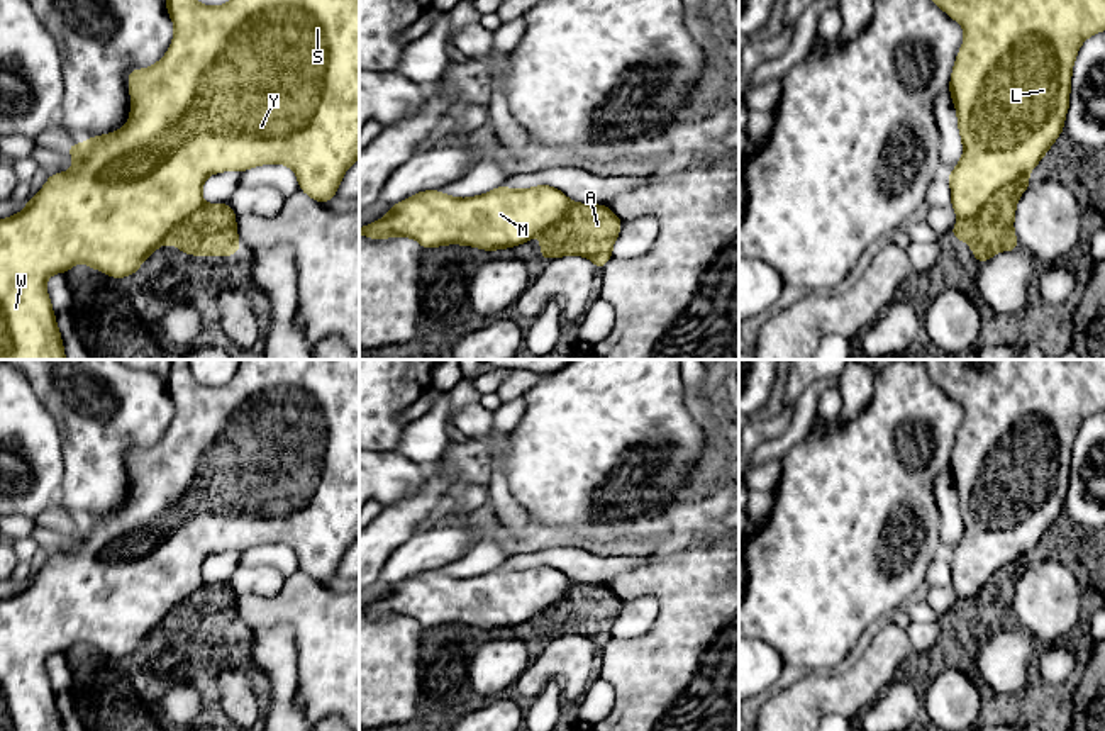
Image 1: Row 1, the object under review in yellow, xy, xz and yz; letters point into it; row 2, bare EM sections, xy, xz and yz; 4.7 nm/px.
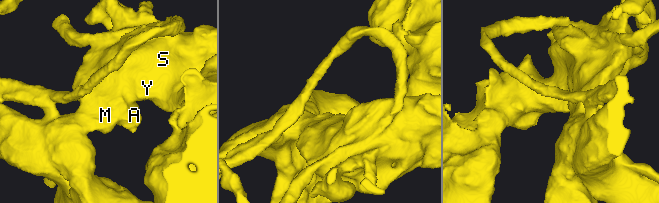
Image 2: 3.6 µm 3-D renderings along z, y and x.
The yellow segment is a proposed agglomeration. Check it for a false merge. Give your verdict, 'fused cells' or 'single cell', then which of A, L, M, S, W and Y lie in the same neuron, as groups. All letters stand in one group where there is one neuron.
fused cells | A / L M S W Y

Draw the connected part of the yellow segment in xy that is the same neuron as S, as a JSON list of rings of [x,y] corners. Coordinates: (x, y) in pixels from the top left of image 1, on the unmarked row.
[[[173,360],[166,388],[175,404],[175,417],[159,443],[129,451],[129,502],[112,514],[66,526],[73,536],[73,548],[49,555],[46,565],[36,577],[31,577],[22,592],[0,600],[0,731],[64,731],[46,670],[47,658],[53,653],[66,653],[78,643],[114,658],[134,655],[153,631],[168,622],[171,611],[203,585],[202,565],[207,556],[229,550],[242,553],[259,544],[280,543],[297,553],[302,572],[325,583],[337,573],[346,550],[359,538],[359,360],[241,360],[234,378],[220,387],[198,383],[190,371],[190,360]]]

